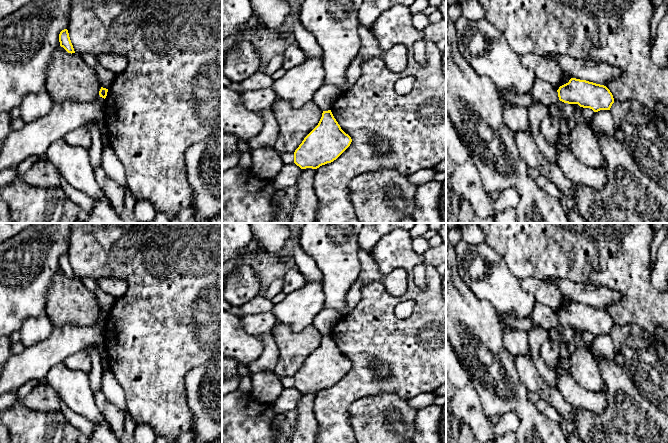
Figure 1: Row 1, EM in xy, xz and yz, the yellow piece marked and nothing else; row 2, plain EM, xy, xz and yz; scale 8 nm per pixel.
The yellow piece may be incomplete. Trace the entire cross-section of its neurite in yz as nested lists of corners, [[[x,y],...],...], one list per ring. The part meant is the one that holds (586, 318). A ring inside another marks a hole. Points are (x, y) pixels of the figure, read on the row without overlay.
[[[571,302],[557,314],[559,324],[568,328],[578,328],[594,336],[610,334],[614,322],[610,314],[600,308]]]

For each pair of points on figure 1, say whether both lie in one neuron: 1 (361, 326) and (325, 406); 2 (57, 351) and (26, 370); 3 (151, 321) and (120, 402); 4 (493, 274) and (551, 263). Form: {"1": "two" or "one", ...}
{"1": "one", "2": "one", "3": "two", "4": "two"}

